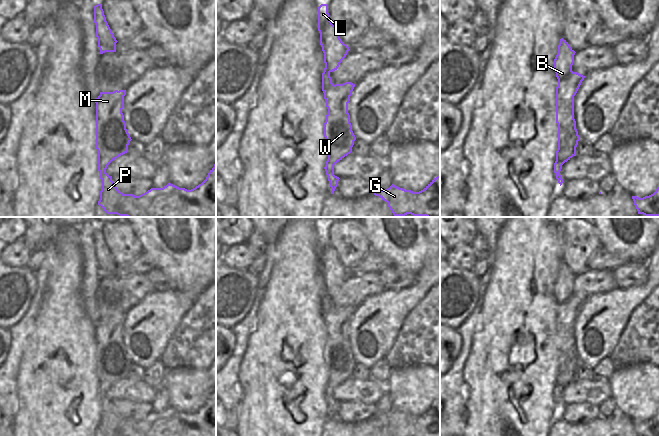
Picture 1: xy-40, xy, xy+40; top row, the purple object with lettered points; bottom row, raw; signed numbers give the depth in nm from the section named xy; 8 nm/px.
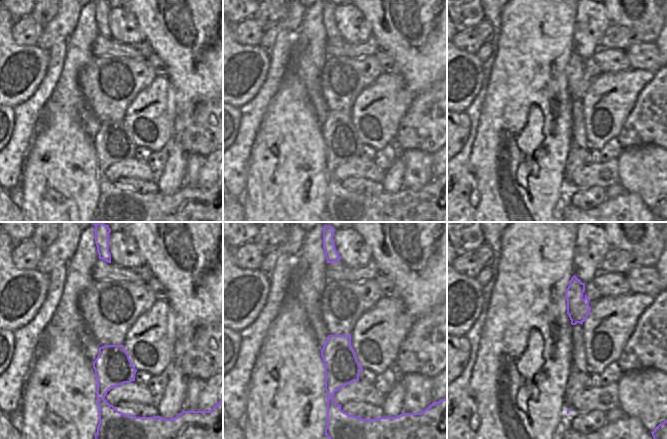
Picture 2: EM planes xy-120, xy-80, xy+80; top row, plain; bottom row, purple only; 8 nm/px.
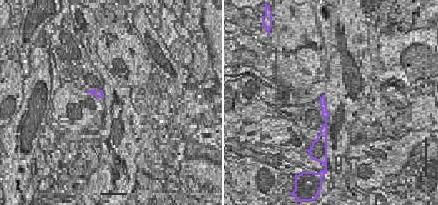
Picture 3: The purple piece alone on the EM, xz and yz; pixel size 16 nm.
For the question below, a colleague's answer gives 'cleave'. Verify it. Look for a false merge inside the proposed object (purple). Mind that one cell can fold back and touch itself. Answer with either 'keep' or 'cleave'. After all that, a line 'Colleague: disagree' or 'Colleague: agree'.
cleave
Colleague: agree

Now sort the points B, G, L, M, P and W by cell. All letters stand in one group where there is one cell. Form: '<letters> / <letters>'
B L / G M P W

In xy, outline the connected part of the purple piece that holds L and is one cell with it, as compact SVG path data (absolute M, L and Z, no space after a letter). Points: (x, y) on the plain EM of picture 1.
M321 228L318 231L318 255L324 277L325 292L329 296L333 296L338 293L350 273L340 263L336 251L330 245L328 228Z

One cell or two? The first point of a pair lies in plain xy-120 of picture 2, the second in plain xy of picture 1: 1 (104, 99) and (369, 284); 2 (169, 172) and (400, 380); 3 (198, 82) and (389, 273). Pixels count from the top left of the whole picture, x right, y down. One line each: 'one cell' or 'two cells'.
1: one cell
2: two cells
3: two cells

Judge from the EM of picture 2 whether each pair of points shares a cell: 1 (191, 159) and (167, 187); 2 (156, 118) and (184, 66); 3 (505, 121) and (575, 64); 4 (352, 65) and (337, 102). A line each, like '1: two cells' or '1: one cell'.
1: two cells
2: two cells
3: two cells
4: one cell

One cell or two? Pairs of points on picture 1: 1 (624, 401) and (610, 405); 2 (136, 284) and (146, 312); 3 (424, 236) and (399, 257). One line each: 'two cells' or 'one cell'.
1: two cells
2: two cells
3: one cell

